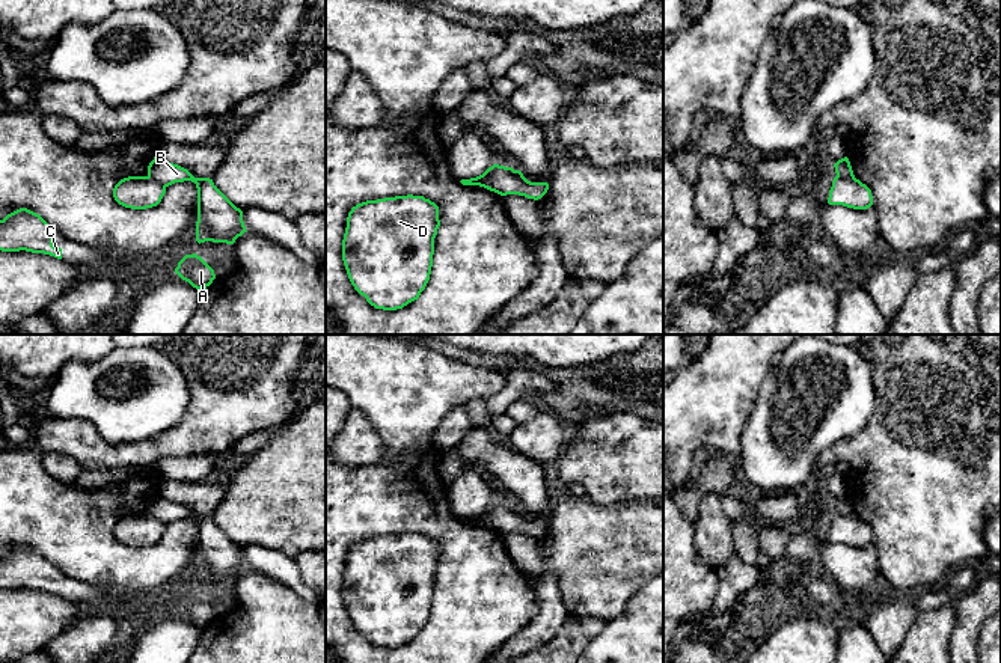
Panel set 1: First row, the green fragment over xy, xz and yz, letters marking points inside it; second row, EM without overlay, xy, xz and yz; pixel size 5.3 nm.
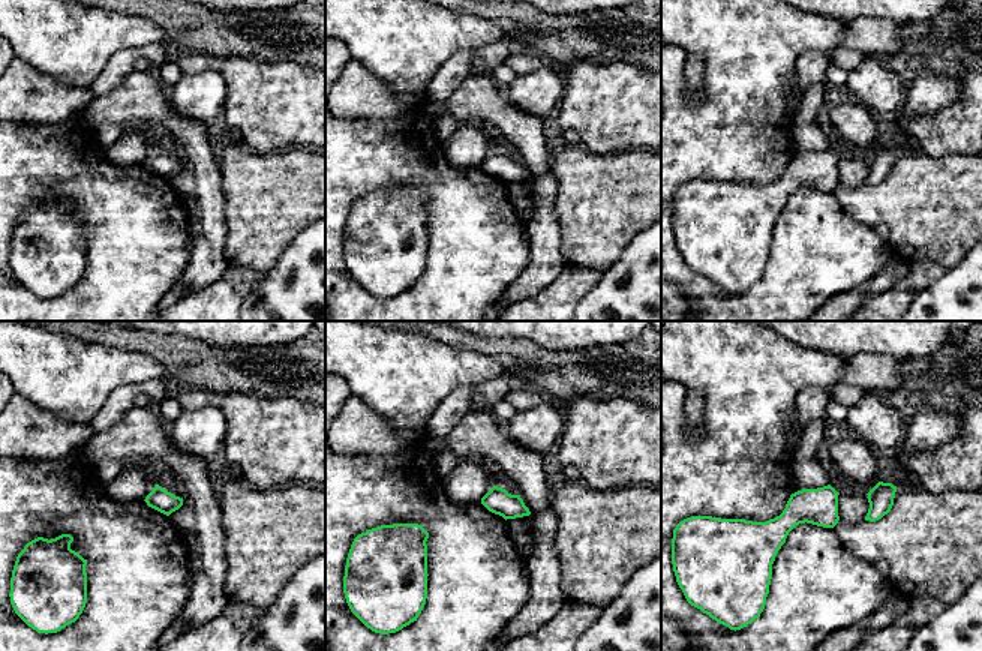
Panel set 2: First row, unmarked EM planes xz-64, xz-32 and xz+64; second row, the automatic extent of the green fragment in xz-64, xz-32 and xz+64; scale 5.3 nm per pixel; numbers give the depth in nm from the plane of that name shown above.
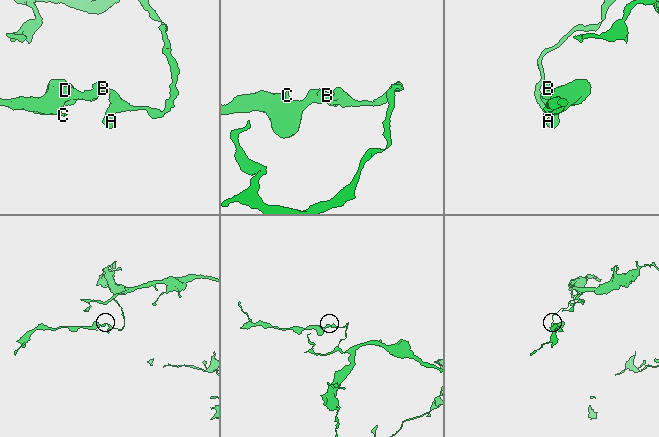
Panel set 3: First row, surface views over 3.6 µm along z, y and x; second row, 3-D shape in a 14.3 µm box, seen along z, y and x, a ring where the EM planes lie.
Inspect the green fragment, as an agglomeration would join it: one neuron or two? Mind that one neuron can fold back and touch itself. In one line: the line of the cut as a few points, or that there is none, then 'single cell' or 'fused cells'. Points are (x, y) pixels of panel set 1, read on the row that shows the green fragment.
cut xz (496, 164), (490, 177), (492, 190); fused cells

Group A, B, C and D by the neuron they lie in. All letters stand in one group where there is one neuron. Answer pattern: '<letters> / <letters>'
A B / C D

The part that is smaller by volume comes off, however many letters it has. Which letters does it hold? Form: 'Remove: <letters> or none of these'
Remove: C, D

